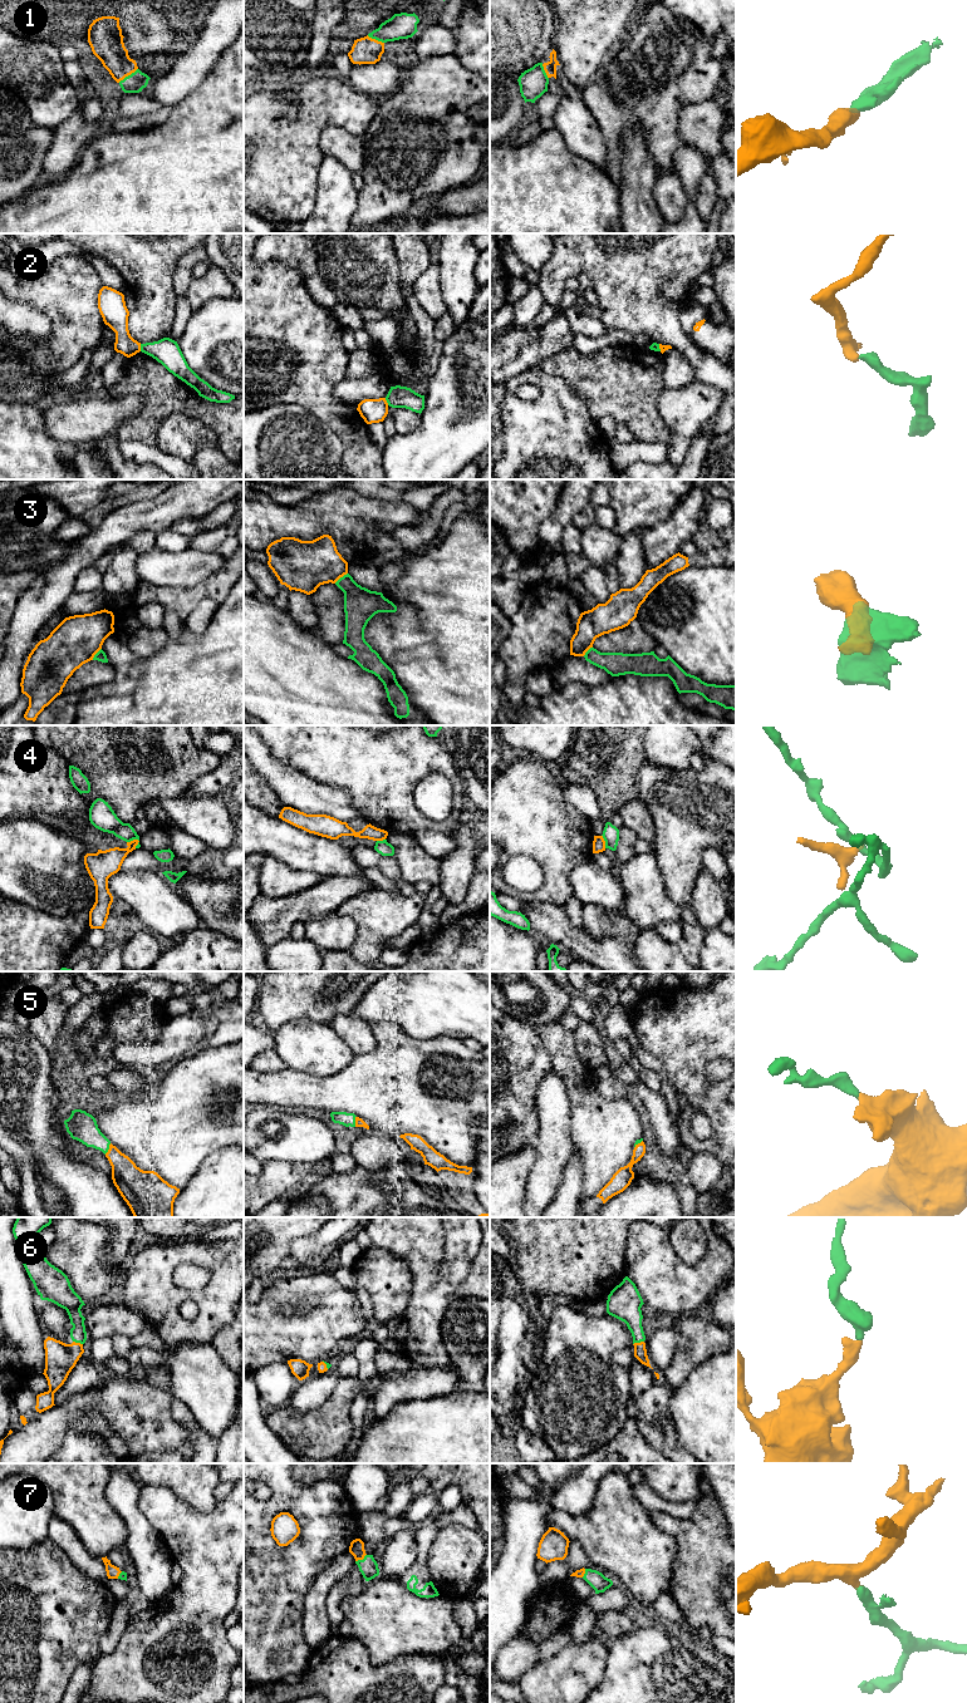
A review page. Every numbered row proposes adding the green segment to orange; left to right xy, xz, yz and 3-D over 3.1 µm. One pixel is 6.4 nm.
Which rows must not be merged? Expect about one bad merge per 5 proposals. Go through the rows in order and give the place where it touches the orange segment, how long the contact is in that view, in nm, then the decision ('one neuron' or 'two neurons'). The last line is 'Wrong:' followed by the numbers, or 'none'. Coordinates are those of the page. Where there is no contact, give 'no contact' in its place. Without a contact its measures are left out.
1: meets orange in xy at (127, 75); contact 160 nm long; one neuron
2: meets orange in xy at (140, 348); contact 50 nm long; two neurons
3: meets orange in xz at (340, 576); contact 110 nm long; two neurons
4: meets orange in xy at (135, 840); contact 80 nm long; two neurons
5: meets orange in xy at (109, 1148); contact 80 nm long; one neuron
6: meets orange in yz at (638, 1343); contact 80 nm long; one neuron
7: meets orange in xz at (361, 1559); contact 90 nm long; one neuron
Wrong: 2, 3, 4

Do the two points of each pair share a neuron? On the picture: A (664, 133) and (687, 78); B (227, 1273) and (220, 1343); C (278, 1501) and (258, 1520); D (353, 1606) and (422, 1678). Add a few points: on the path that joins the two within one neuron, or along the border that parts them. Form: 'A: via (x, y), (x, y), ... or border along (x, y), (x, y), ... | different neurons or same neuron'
A: via (664, 119), (664, 101), (673, 92) | same neuron
B: border along (222, 1327), (210, 1342) | different neurons
C: via (273, 1506), (263, 1515) | same neuron
D: border along (431, 1655), (402, 1654), (373, 1665) | different neurons

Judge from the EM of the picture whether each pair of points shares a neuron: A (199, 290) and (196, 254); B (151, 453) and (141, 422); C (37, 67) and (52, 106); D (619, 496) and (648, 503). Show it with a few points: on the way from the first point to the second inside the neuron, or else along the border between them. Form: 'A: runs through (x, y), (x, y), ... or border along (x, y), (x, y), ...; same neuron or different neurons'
A: border along (192, 277), (185, 299); different neurons
B: border along (119, 441), (140, 441), (155, 446); different neurons
C: runs through (38, 77), (49, 96); same neuron
D: runs through (627, 496), (641, 496); same neuron

